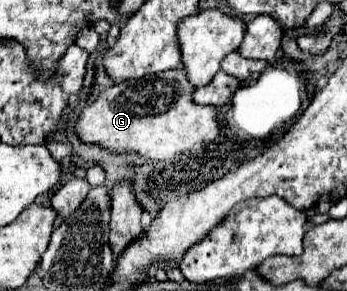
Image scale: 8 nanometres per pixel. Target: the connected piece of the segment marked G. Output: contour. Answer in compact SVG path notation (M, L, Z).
M179 69L175 71L161 71L147 75L143 79L131 79L121 81L105 89L91 105L87 105L75 123L75 135L89 145L99 145L103 149L109 149L115 155L123 153L135 153L149 161L167 161L175 157L177 153L191 149L197 143L211 143L217 139L221 131L221 123L217 119L217 109L211 105L193 105L191 101L193 87L189 81L185 81L185 73Z

